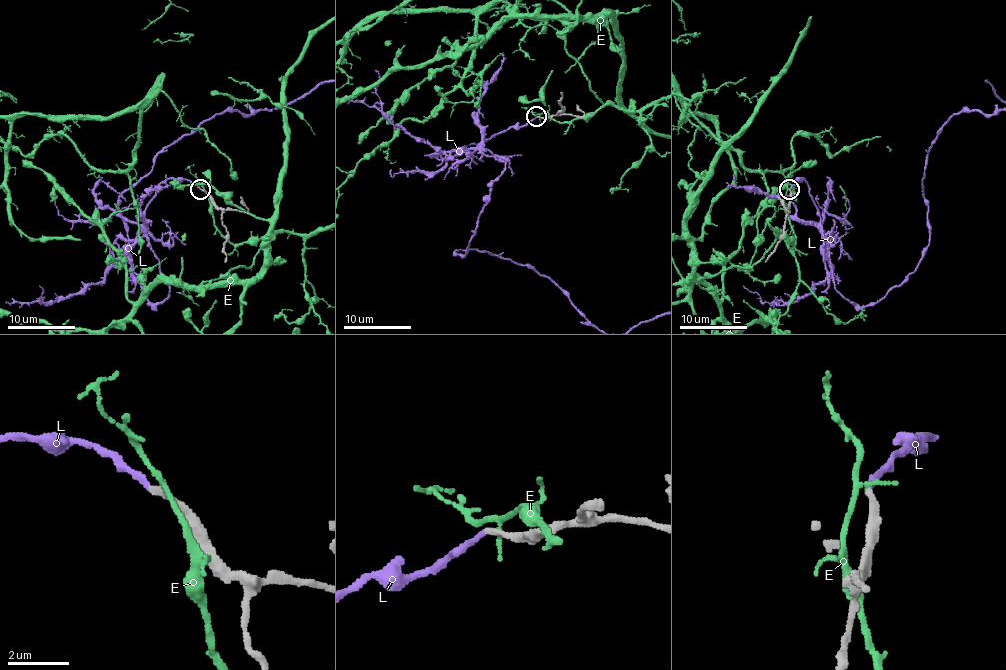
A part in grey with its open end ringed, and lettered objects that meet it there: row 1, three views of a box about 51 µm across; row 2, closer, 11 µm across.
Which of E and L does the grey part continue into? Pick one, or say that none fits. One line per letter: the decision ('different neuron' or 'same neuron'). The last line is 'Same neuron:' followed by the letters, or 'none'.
E: different neuron
L: same neuron
Same neuron: L

